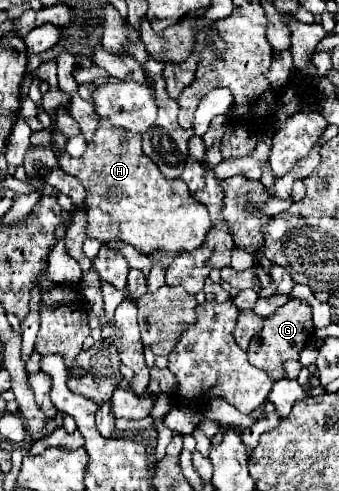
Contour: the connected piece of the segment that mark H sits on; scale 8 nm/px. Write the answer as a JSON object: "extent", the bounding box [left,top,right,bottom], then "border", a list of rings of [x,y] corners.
{"extent":[58,118,212,254],"border":[[[104,118],[104,126],[98,128],[98,132],[92,138],[92,144],[80,158],[70,158],[66,152],[62,152],[58,156],[58,164],[64,172],[76,176],[86,186],[86,192],[88,192],[86,234],[90,238],[104,240],[104,242],[120,238],[122,242],[134,246],[142,254],[150,254],[152,250],[182,252],[182,250],[196,250],[204,242],[208,230],[212,228],[212,220],[206,206],[194,200],[184,180],[164,178],[158,166],[142,152],[140,134],[132,134],[130,130],[112,130],[112,126],[108,124],[108,118]]]}

